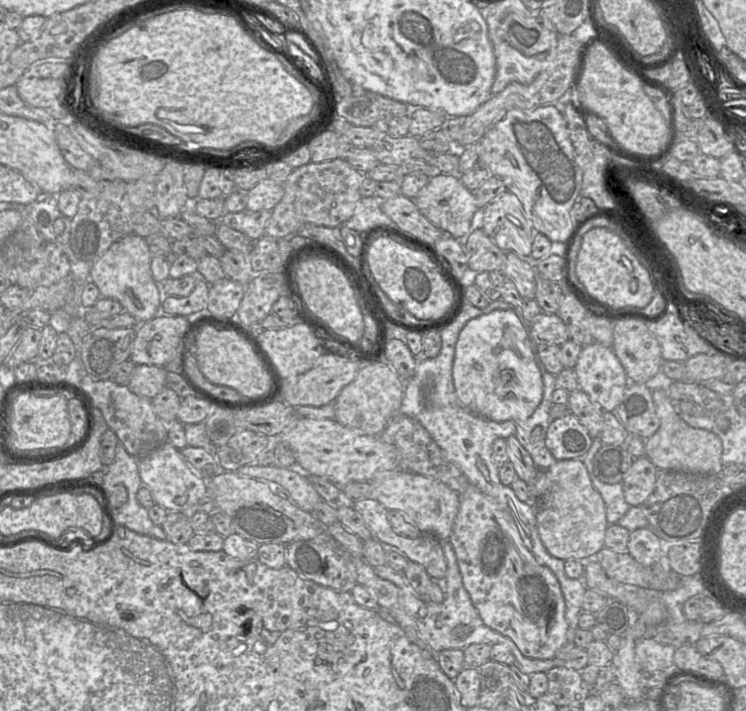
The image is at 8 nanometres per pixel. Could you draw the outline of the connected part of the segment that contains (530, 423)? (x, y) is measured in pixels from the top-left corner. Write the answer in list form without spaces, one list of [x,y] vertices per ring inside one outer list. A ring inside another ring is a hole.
[[[535,347],[534,360],[543,380],[543,398],[527,420],[514,422],[516,425],[514,436],[531,455],[536,468],[546,470],[557,461],[545,445],[547,429],[553,421],[549,411],[553,405],[551,401],[552,393],[557,388],[556,375],[547,372],[539,358],[537,347]]]

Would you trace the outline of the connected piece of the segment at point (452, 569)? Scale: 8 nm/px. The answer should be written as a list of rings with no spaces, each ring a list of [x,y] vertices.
[[[448,539],[441,541],[441,546],[447,562],[447,571],[442,579],[434,579],[444,593],[444,599],[440,603],[422,601],[418,597],[421,595],[416,594],[402,572],[397,572],[388,565],[374,567],[380,578],[392,582],[397,587],[397,606],[394,614],[403,630],[413,641],[418,640],[421,645],[436,654],[448,649],[464,649],[471,644],[509,641],[510,638],[484,624],[464,588],[456,555]]]

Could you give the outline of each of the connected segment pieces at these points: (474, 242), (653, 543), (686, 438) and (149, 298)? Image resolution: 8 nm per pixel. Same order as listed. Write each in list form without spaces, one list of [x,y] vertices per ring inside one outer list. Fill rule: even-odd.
[[[482,229],[472,231],[466,240],[468,269],[474,272],[502,271],[506,252],[498,248]]]
[[[648,528],[630,532],[626,551],[641,565],[651,566],[661,557],[661,539]]]
[[[660,371],[645,383],[652,391],[656,414],[660,420],[658,430],[644,442],[645,456],[658,469],[718,474],[724,466],[721,460],[722,442],[713,432],[693,428],[684,422],[666,394],[667,388],[672,382]]]
[[[138,235],[123,237],[91,263],[90,281],[98,287],[101,297],[118,301],[124,312],[147,322],[161,312],[164,299],[160,285],[152,277],[152,257],[145,238]]]

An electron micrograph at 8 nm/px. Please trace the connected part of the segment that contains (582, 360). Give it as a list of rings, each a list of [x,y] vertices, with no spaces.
[[[596,342],[582,348],[573,370],[579,389],[604,412],[617,408],[631,383],[612,347]]]

